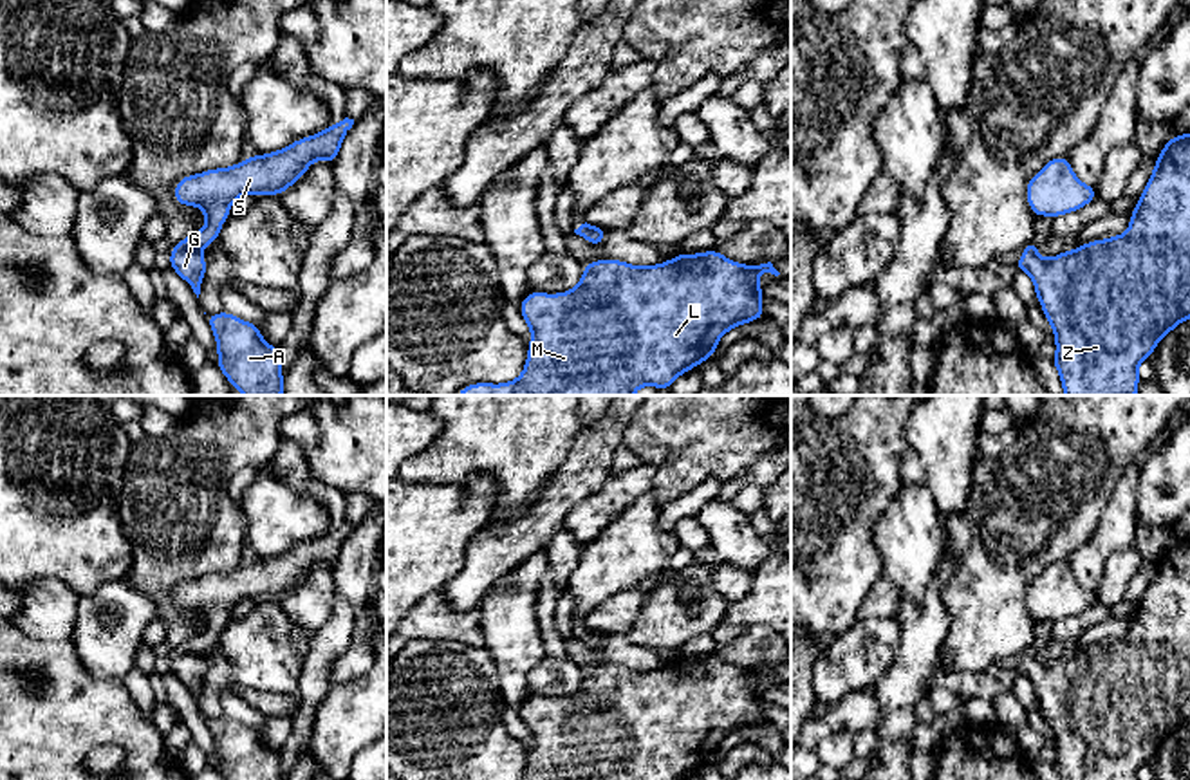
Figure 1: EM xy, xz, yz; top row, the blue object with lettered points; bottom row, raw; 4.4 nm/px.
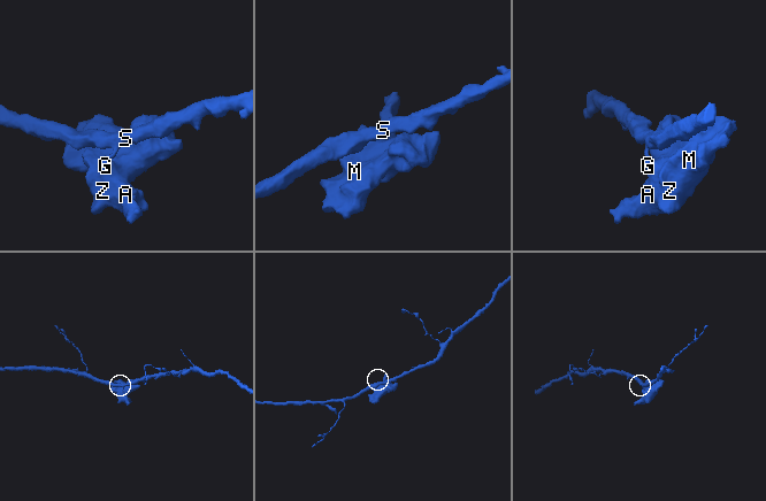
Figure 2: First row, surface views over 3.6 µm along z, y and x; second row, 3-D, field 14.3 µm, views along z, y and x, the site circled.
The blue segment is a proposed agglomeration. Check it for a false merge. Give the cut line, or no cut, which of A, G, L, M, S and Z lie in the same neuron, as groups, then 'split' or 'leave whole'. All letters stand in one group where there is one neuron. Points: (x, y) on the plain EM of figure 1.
xy (197, 654), (174, 656) | A G L M Z / S | split

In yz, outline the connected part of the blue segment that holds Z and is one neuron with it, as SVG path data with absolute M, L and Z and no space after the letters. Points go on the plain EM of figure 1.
M1190 538L1168 543L1129 625L1125 639L1085 646L1047 664L1024 654L1013 672L1033 682L1035 699L1055 737L1056 758L1051 766L1060 780L1138 780L1138 769L1152 760L1154 751L1176 729L1190 724Z

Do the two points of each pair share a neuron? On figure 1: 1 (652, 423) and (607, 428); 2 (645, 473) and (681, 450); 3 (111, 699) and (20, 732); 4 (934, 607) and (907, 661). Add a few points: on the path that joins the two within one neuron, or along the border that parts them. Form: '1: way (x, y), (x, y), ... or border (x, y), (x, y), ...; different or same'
1: border (634, 414), (620, 443); different
2: border (641, 461), (656, 468), (650, 490); different
3: way (89, 712), (49, 712), (42, 719); same
4: way (929, 620), (921, 632), (920, 649); same

